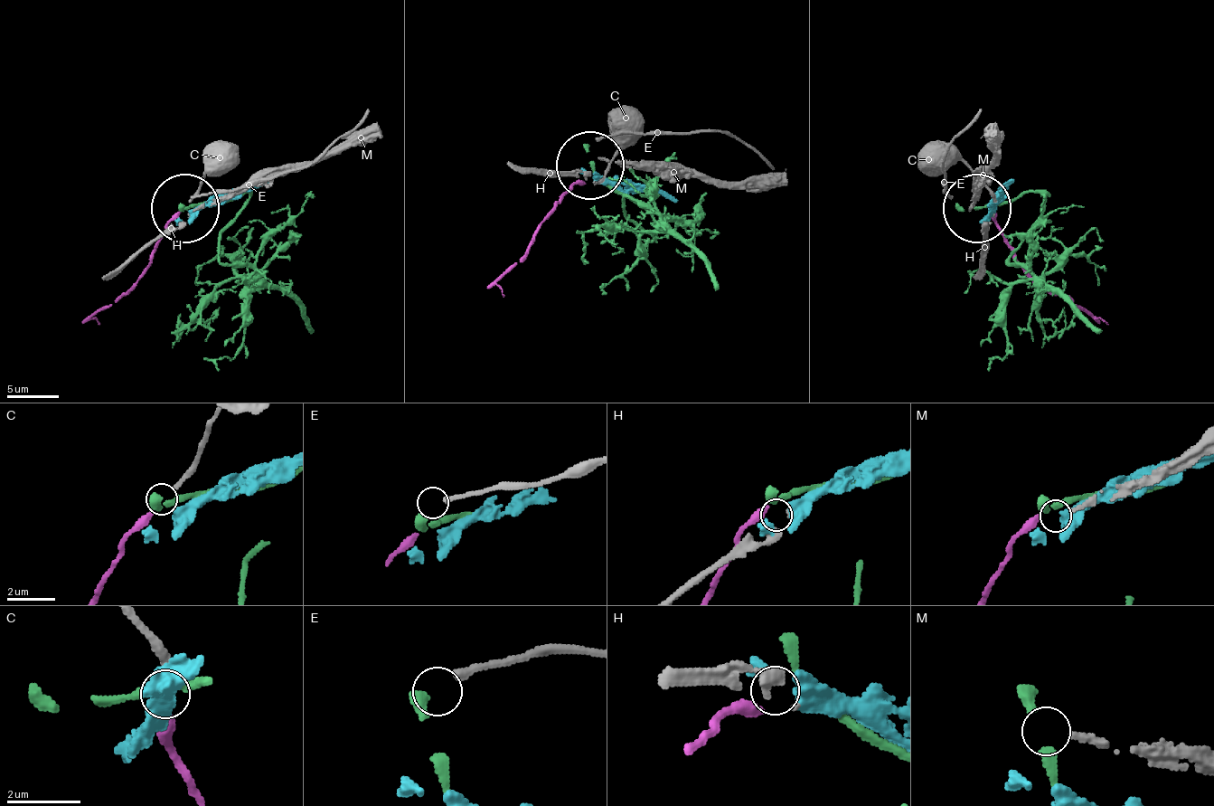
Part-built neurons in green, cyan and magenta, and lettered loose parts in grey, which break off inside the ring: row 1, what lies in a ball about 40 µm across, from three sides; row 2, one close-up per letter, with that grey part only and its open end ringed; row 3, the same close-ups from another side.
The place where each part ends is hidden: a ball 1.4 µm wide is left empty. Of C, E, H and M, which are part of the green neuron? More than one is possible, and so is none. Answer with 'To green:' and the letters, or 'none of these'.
To green: E

